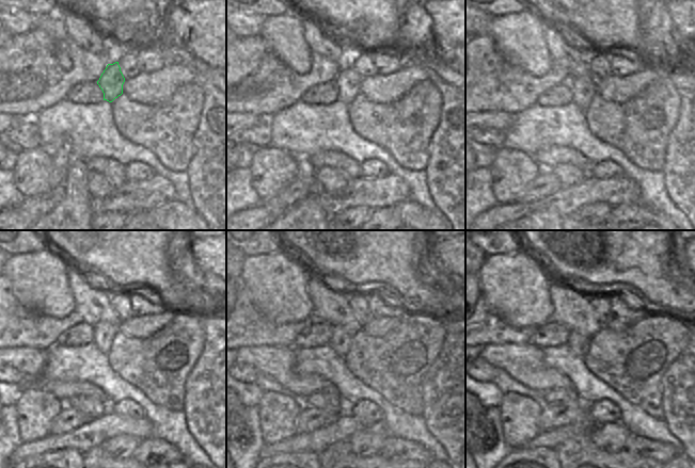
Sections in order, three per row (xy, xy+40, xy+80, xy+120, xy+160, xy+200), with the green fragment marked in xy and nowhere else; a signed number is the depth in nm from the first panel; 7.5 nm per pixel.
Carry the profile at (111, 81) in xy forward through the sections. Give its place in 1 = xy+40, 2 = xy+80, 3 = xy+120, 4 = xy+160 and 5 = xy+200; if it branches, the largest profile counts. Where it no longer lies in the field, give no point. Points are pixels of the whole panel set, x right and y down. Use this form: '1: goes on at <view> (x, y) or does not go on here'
1: goes on at xy+40 (348, 81)
2: goes on at xy+80 (584, 90)
3: goes on at xy+120 (104, 333)
4: goes on at xy+160 (341, 339)
5: goes on at xy+200 (580, 344)

